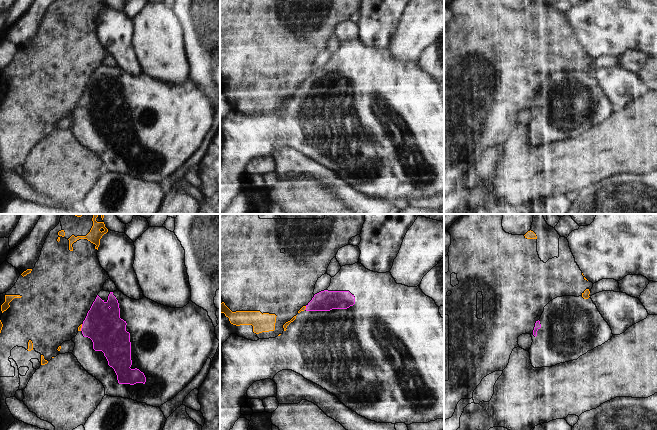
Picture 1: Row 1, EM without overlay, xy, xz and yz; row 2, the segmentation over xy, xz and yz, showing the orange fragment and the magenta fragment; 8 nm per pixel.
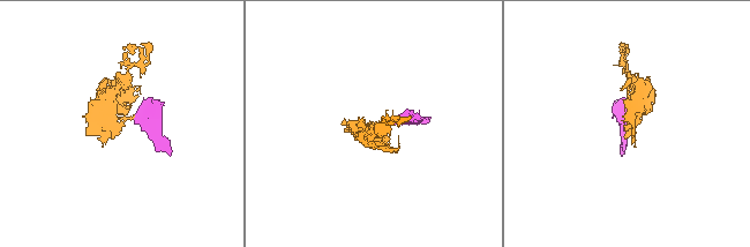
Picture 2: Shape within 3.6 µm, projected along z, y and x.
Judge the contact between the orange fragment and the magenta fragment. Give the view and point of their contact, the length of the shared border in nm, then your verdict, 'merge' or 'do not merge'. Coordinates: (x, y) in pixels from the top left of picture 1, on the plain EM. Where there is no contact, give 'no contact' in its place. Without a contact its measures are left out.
xy (81, 103) | 60 nm | do not merge

